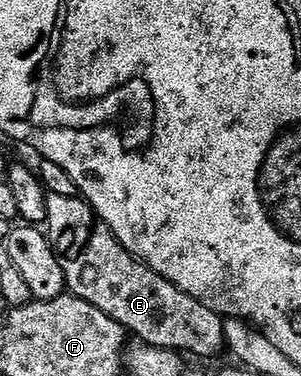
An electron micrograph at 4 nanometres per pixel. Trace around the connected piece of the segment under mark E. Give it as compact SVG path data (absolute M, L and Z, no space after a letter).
M50 194L46 199L48 216L44 226L52 248L56 252L56 260L60 260L60 268L64 268L66 289L80 300L88 300L92 308L110 316L116 324L126 329L127 335L134 334L139 343L176 350L183 355L195 354L198 358L214 358L218 353L226 350L226 337L224 336L224 319L221 314L212 312L203 302L188 296L188 292L180 292L176 284L164 280L145 262L134 257L118 243L118 239L98 217L90 203L81 197L69 198Z

